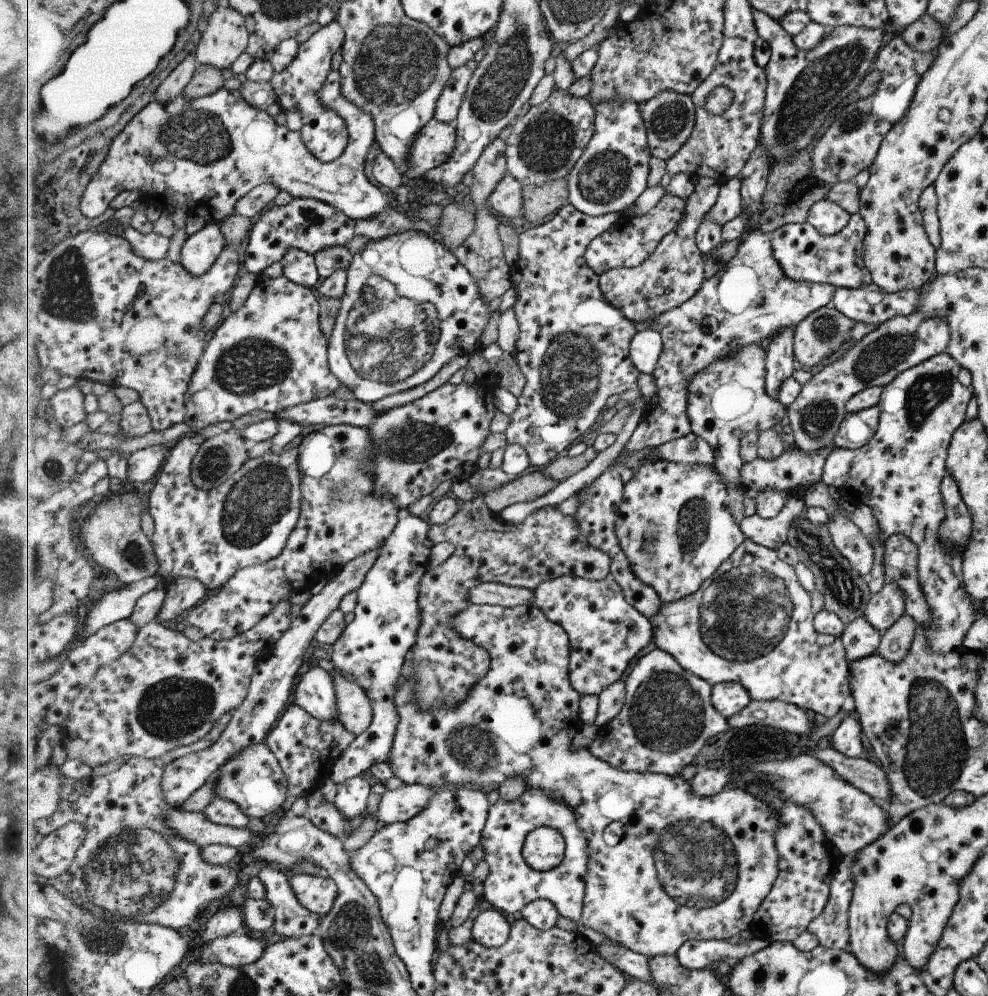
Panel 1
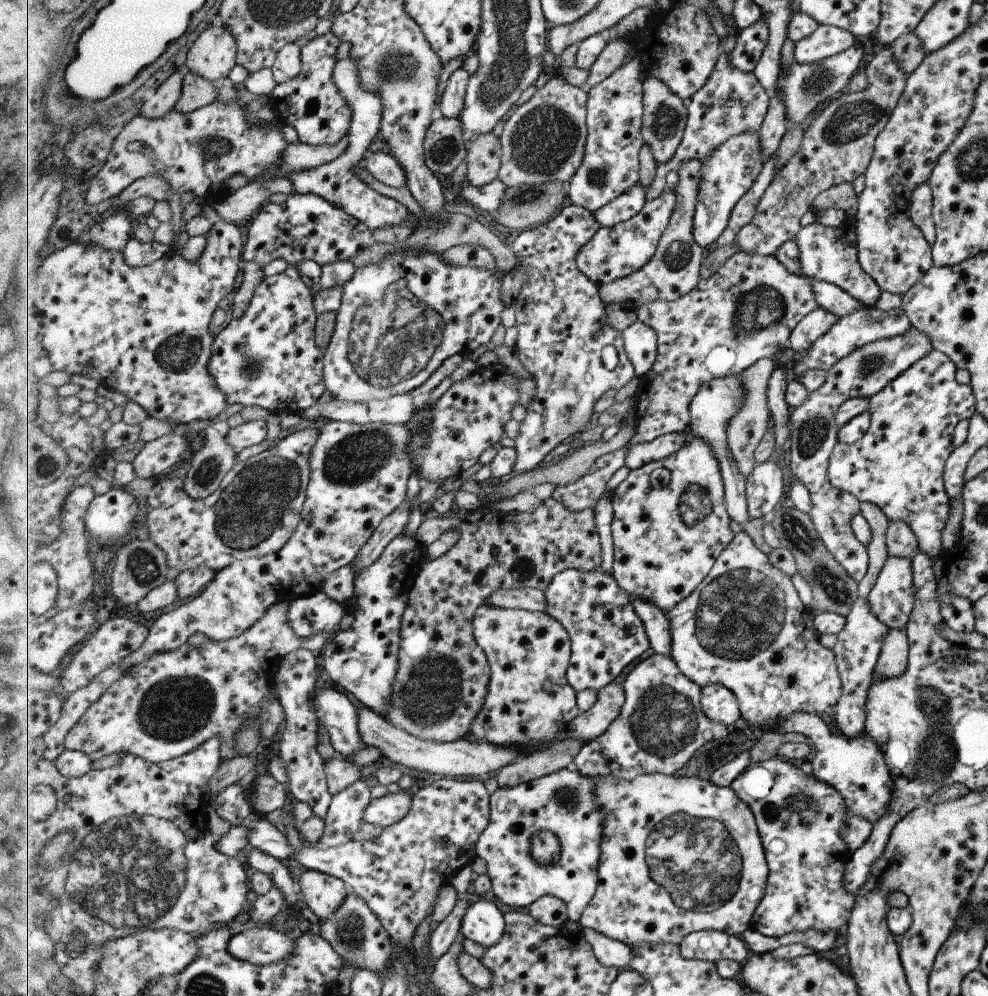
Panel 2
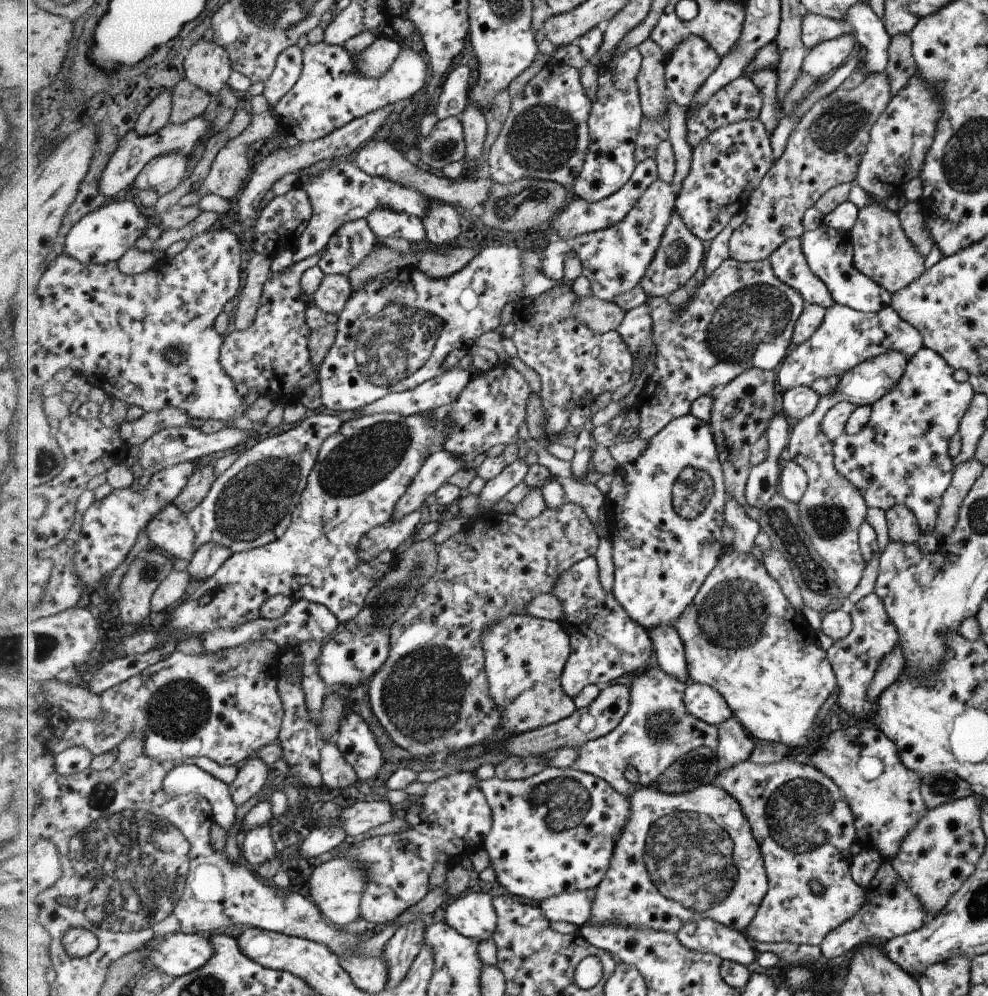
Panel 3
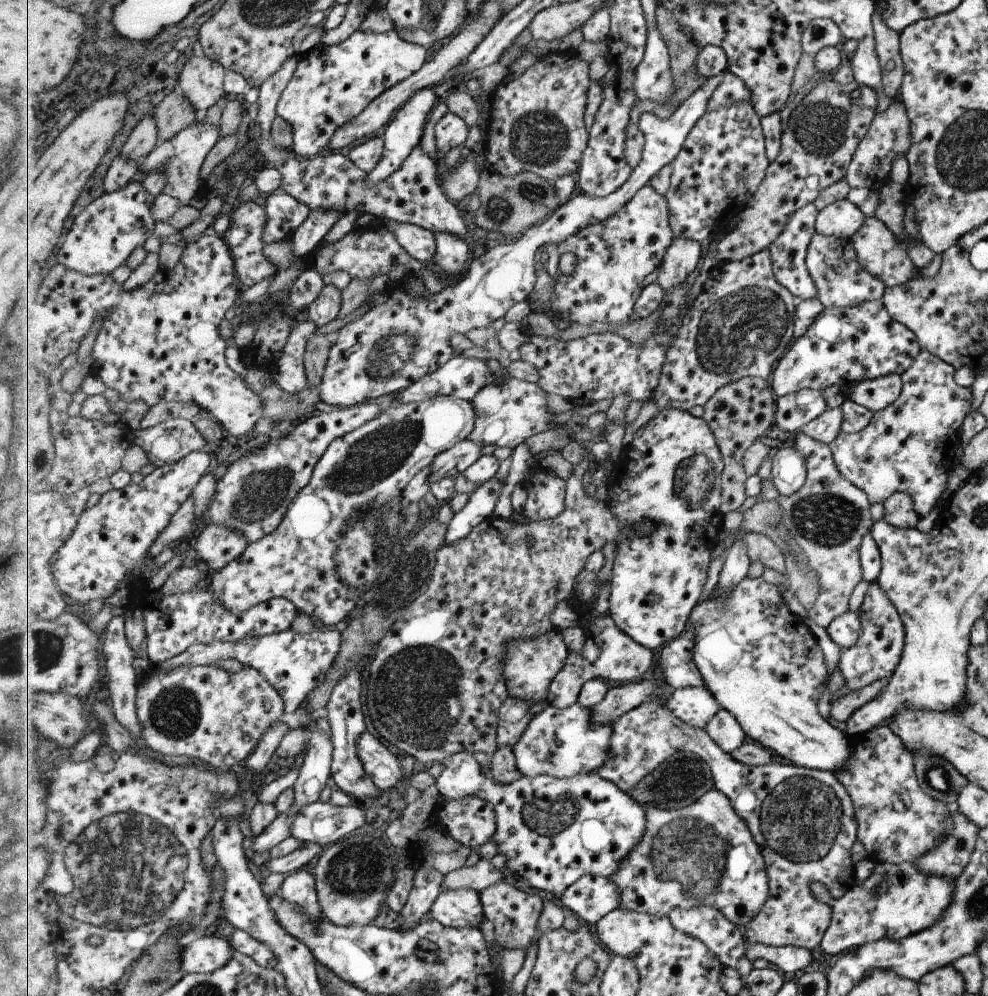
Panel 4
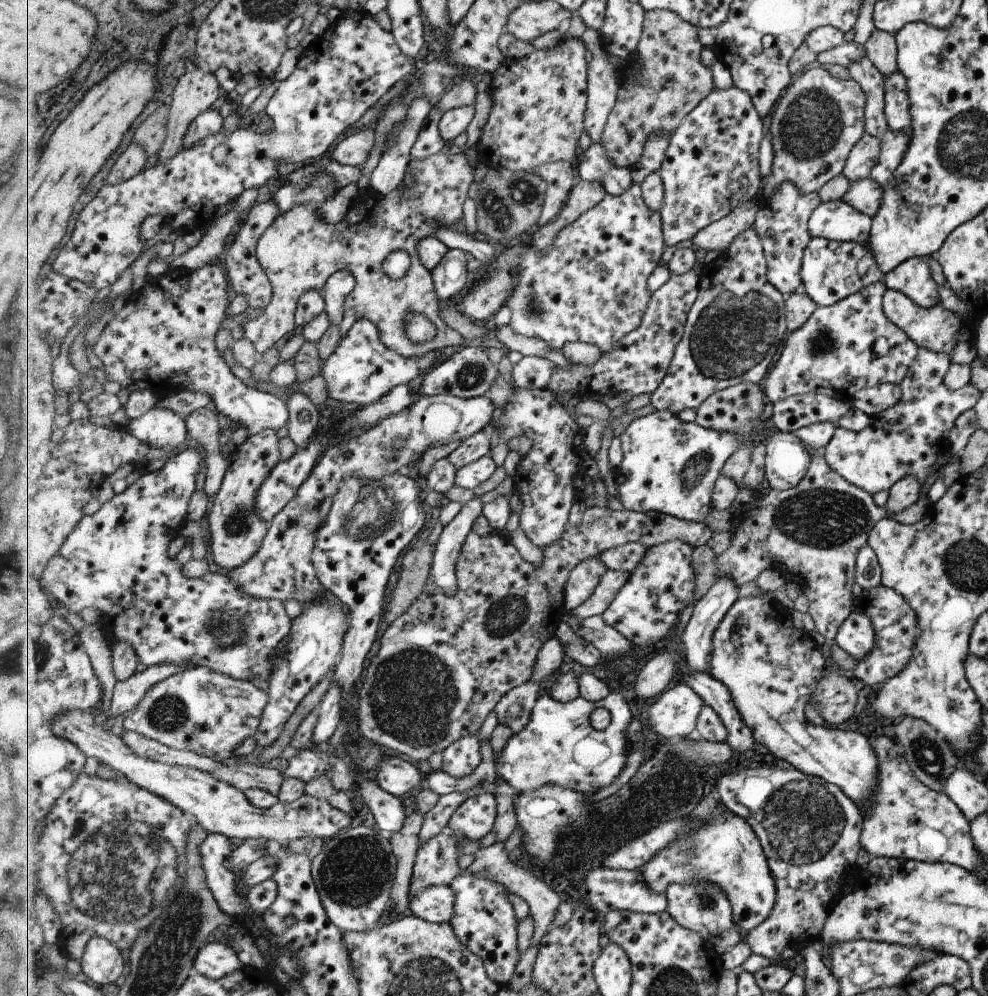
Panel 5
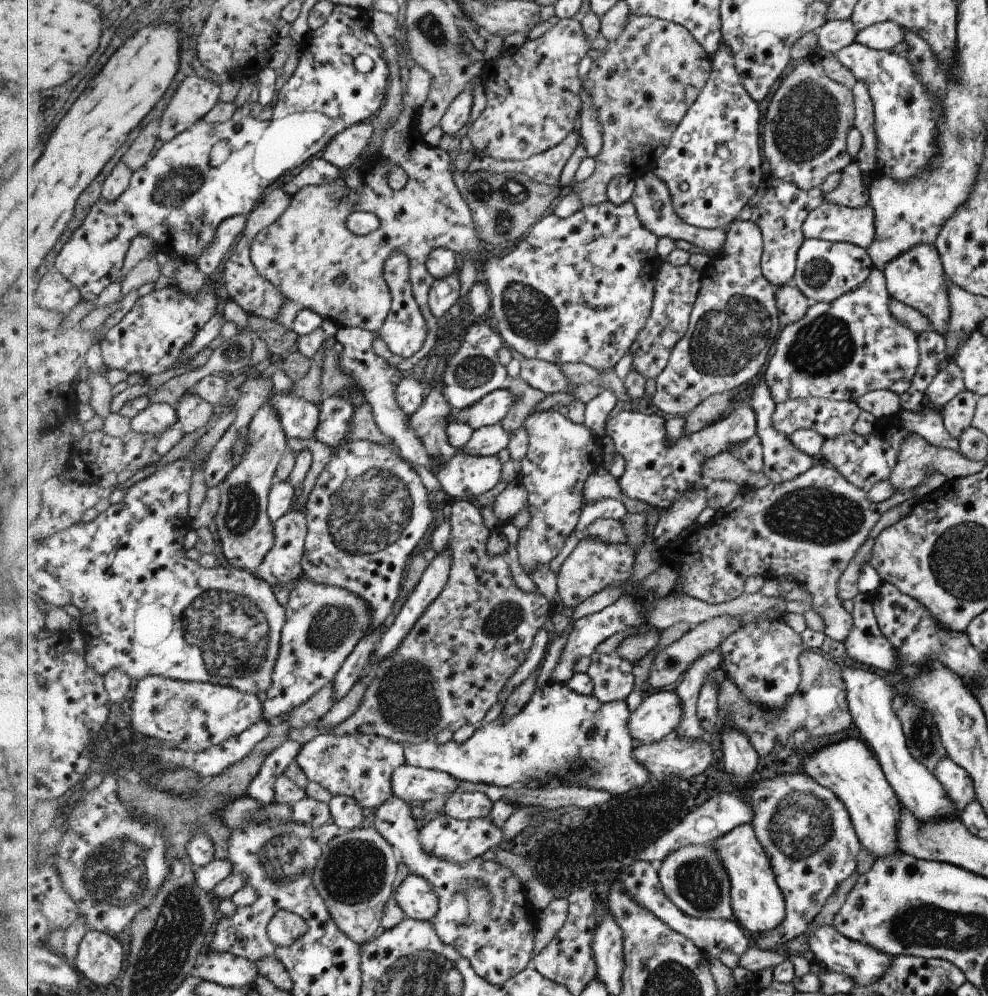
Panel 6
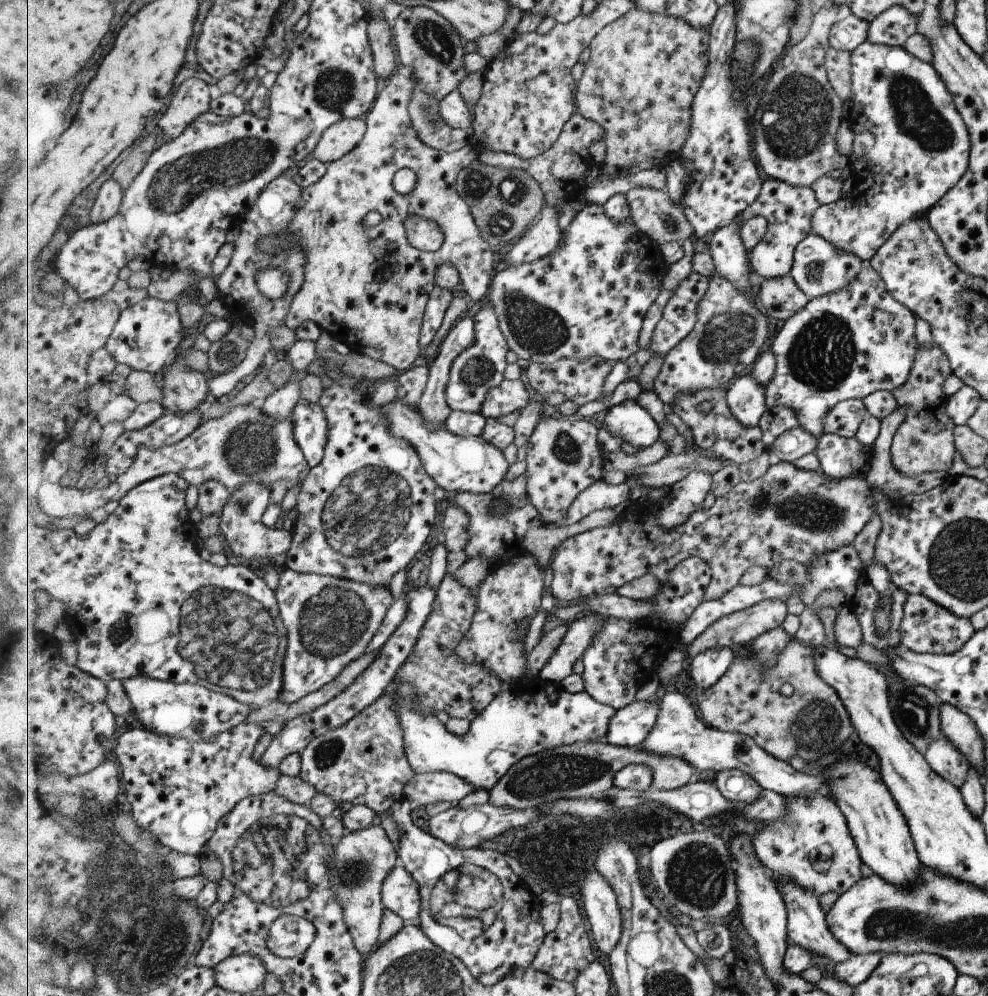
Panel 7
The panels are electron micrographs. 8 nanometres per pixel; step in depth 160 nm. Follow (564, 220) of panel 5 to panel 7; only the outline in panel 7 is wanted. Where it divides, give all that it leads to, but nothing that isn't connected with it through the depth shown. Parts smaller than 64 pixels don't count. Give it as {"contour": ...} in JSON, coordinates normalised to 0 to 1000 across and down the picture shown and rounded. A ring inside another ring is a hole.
{"contour":[[[641,8],[639,12],[635,12],[633,16],[627,18],[623,22],[612,26],[608,33],[602,36],[597,47],[597,58],[591,64],[592,68],[588,79],[584,81],[583,104],[585,112],[589,116],[592,116],[594,120],[608,124],[608,128],[612,131],[611,141],[614,147],[614,156],[610,163],[610,176],[606,179],[608,183],[616,178],[638,177],[659,169],[674,171],[681,161],[688,159],[689,149],[692,149],[693,145],[695,145],[701,129],[701,104],[704,102],[705,92],[709,92],[714,76],[717,74],[717,66],[720,64],[718,57],[719,38],[719,28],[705,28],[705,26],[697,24],[695,20],[691,20],[691,18],[673,16],[673,14],[657,12],[657,10],[651,10],[651,8]]]}

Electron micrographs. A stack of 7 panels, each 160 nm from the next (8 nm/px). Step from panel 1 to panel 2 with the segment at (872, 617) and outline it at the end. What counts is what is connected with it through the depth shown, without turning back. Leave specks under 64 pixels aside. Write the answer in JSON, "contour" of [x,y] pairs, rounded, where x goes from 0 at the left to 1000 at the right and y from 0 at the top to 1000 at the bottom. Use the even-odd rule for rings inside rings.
{"contour":[[[898,559],[876,602],[899,632],[914,632],[924,610],[922,562]]]}

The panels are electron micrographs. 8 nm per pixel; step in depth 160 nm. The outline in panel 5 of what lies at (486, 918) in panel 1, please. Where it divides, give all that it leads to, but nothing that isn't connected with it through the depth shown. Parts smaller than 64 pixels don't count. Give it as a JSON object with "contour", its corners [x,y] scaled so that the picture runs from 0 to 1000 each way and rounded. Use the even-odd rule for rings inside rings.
{"contour":[[[437,890],[415,907],[415,918],[439,927],[454,927],[462,919],[462,894],[456,890]]]}

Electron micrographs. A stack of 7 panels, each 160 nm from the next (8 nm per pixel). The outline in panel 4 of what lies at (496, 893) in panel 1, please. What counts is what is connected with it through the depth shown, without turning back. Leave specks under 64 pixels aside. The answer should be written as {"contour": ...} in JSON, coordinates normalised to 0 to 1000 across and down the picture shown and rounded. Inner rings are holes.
{"contour":[[[466,755],[453,761],[449,767],[442,781],[448,801],[459,803],[479,798],[495,804],[502,811],[504,832],[501,845],[505,857],[512,860],[512,871],[524,878],[539,892],[559,896],[564,901],[569,900],[592,879],[617,881],[629,871],[630,863],[649,845],[656,830],[653,809],[604,775],[571,782],[558,778],[539,781],[529,779],[521,785],[509,787],[487,775],[485,765],[479,761],[478,755]]]}

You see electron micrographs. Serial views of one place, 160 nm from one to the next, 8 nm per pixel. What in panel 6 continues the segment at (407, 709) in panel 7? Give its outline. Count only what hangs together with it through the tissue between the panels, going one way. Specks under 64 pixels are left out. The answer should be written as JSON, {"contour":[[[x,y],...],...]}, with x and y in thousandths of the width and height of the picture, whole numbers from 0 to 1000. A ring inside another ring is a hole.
{"contour":[[[557,684],[550,691],[543,691],[541,697],[538,699],[538,703],[535,704],[530,712],[517,723],[510,724],[509,726],[499,724],[490,729],[490,732],[482,733],[478,741],[471,747],[462,746],[460,743],[450,747],[444,748],[436,744],[430,744],[423,748],[414,748],[409,750],[411,766],[413,768],[420,768],[429,772],[440,772],[454,776],[456,779],[462,780],[467,784],[477,784],[480,786],[495,786],[506,790],[519,790],[519,789],[538,789],[536,786],[545,786],[548,790],[558,790],[563,786],[560,785],[563,782],[566,784],[573,784],[573,787],[568,788],[586,788],[595,792],[604,792],[605,794],[617,795],[620,799],[632,798],[641,792],[646,792],[649,788],[652,788],[658,782],[658,775],[656,771],[649,767],[642,758],[642,751],[639,750],[639,737],[638,734],[638,720],[640,715],[637,714],[637,709],[633,703],[620,704],[619,706],[612,706],[606,703],[604,699],[600,698],[587,698],[580,692],[577,692],[572,686],[564,686]]]}

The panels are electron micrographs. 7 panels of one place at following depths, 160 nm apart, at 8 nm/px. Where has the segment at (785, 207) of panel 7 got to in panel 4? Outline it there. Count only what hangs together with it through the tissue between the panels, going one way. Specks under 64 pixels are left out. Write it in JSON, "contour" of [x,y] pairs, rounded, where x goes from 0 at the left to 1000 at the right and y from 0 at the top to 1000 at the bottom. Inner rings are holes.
{"contour":[[[823,204],[816,205],[809,211],[802,213],[795,224],[795,231],[778,249],[781,255],[781,266],[785,280],[791,286],[795,286],[796,292],[812,302],[825,300],[827,295],[825,284],[820,278],[814,262],[817,246],[825,234],[824,223],[827,214],[828,211]]]}

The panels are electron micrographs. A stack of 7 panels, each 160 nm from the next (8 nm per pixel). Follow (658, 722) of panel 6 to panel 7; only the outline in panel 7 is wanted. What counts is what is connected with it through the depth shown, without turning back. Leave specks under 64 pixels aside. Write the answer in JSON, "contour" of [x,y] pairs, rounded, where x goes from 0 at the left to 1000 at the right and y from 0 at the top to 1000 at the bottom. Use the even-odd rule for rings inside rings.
{"contour":[[[642,704],[624,713],[624,717],[616,725],[616,735],[609,745],[620,749],[631,749],[631,751],[644,751],[651,747],[657,735],[661,733],[661,729],[665,727],[667,709],[669,709],[668,704]]]}

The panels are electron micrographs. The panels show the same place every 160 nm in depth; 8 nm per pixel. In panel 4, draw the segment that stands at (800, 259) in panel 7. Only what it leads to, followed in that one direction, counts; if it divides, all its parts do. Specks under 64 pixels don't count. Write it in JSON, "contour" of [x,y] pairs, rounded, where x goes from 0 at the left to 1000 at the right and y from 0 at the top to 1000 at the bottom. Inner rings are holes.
{"contour":[[[825,233],[817,246],[814,262],[827,290],[826,300],[834,309],[863,308],[876,302],[890,302],[897,290],[888,278],[870,268],[859,240]]]}

